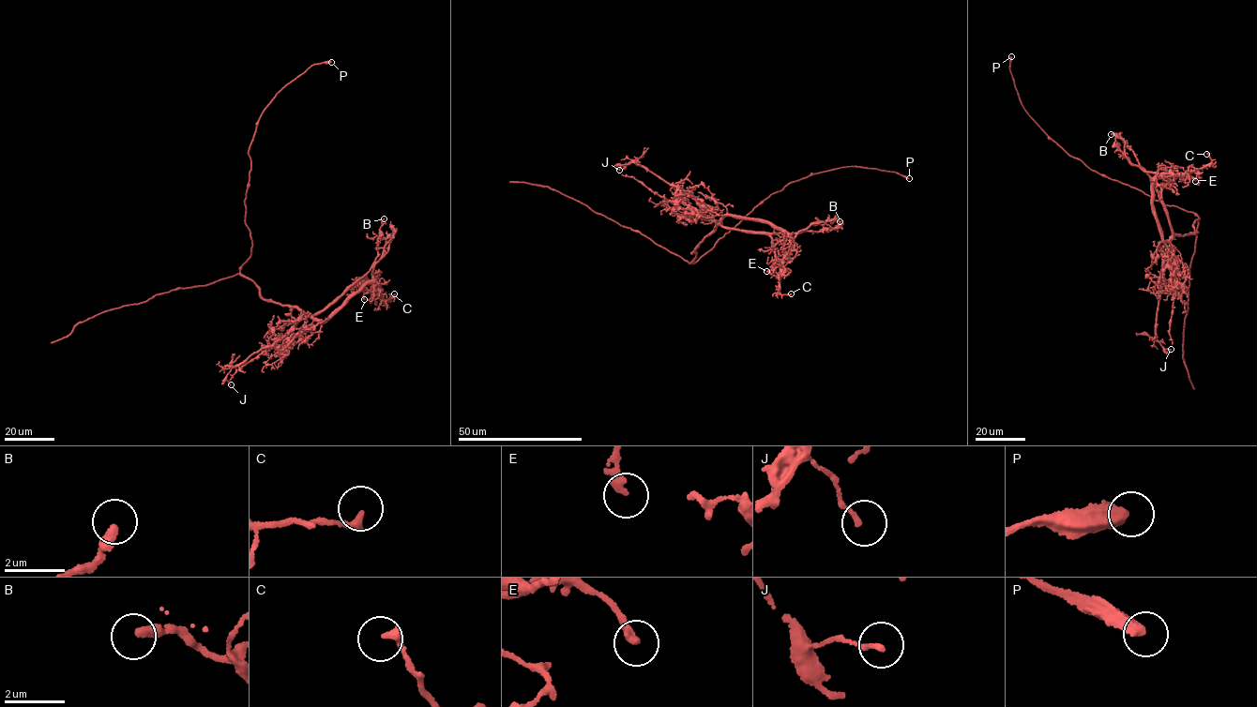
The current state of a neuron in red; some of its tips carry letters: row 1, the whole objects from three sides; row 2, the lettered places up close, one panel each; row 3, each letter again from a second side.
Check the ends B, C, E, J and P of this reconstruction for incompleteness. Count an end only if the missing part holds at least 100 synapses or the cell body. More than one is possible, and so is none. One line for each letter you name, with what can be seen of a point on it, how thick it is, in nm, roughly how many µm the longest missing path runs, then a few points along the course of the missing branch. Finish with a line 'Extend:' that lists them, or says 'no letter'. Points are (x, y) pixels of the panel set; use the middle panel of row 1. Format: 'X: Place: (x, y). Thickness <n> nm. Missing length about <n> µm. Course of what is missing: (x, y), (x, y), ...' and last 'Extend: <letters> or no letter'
Extend: no letter

